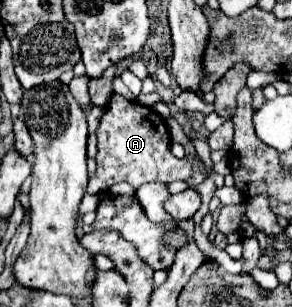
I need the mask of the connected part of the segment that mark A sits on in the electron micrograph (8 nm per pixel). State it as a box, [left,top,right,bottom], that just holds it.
[89,94,193,194]

